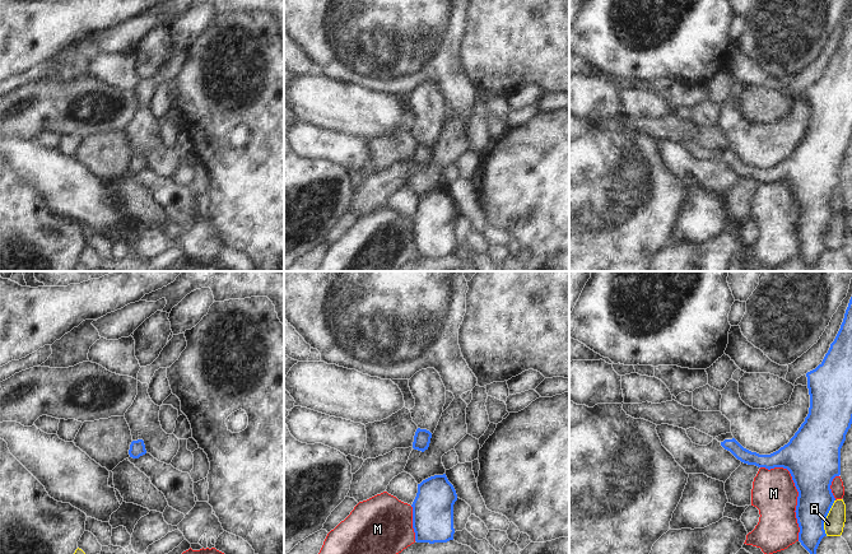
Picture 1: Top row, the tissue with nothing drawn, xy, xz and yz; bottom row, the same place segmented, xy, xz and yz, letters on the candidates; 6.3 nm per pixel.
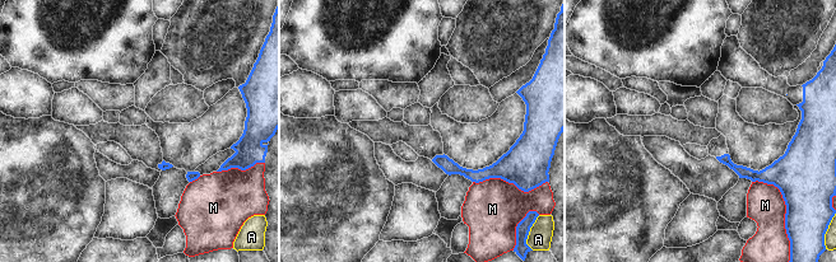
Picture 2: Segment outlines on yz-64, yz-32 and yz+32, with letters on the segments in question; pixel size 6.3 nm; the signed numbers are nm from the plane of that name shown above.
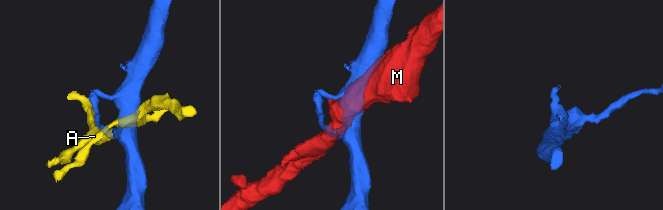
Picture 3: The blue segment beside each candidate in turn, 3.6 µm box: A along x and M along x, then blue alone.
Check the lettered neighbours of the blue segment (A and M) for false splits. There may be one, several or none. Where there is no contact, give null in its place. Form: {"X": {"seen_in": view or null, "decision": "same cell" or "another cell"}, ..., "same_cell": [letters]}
{"A": {"seen_in": "yz", "decision": "another cell"}, "M": {"seen_in": "yz", "decision": "another cell"}, "same_cell": []}

